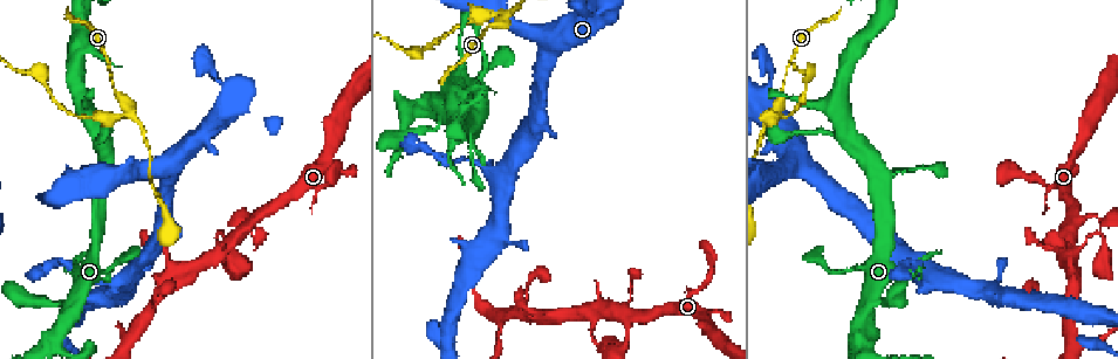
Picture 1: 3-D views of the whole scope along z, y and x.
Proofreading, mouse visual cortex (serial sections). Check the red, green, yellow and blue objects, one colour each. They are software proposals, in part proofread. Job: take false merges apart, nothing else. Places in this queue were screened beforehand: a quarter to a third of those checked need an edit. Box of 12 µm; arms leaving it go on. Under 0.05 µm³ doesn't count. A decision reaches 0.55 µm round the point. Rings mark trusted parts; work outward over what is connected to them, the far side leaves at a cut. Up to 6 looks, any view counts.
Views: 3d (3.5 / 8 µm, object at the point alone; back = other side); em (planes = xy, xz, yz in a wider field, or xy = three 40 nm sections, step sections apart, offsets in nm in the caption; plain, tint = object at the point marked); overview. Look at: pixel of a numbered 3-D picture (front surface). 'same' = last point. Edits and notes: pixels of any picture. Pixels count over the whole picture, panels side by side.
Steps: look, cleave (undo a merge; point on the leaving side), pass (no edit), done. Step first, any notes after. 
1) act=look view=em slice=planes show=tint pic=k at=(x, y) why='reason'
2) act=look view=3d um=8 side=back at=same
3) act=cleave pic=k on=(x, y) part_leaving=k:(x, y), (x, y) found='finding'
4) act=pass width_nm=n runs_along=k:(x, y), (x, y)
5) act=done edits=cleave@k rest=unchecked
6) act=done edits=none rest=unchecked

act=look view=3d um=3.5 pic=1 at=(506, 13) why='thick turns thin'

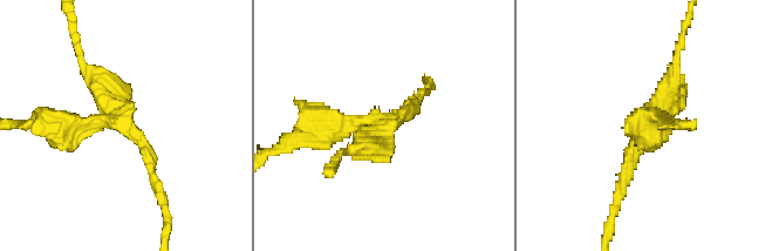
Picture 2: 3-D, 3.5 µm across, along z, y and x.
act=look view=em slice=planes show=tint pic=2 at=(380, 125) arms=3 arm_widths_nm=150,150,300 why='need the tissue'

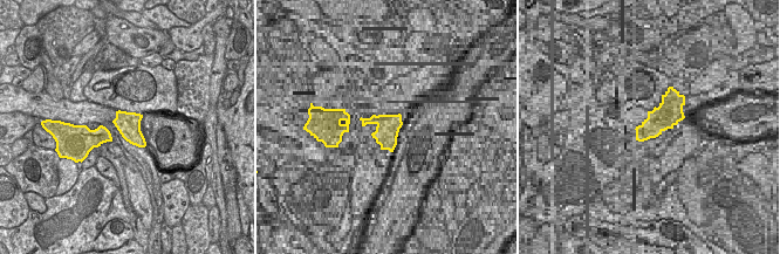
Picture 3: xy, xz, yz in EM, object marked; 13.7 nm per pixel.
act=look view=em slice=xy step=5 show=tint at=same

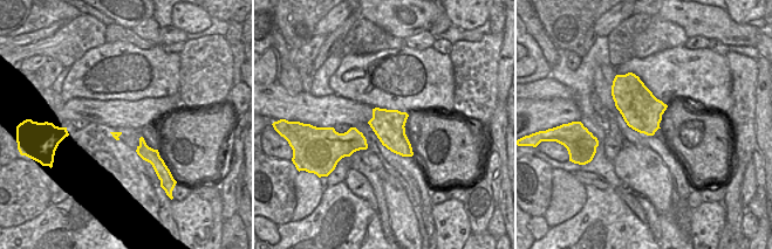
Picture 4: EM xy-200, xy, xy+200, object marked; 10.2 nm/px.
act=cleave pic=2 on=(325, 120) width_nm=320 part_leaving=2:(362, 120), (284, 147) found='two cells meet here'

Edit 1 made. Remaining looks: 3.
act=look view=3d um=3.5 pic=1 at=(97, 284) why='thick turns thin'

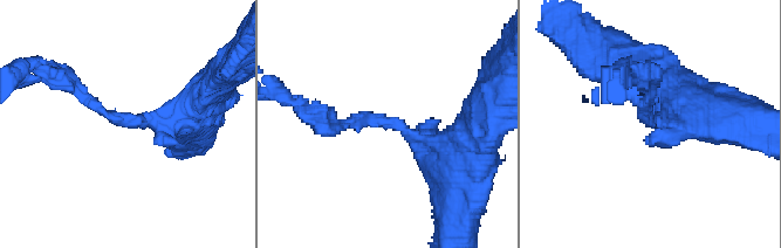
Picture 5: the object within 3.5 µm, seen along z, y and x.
act=look view=em slice=xy step=5 show=tint pic=5 at=(123, 120) arm_widths_nm=150,400 why='need the tissue'

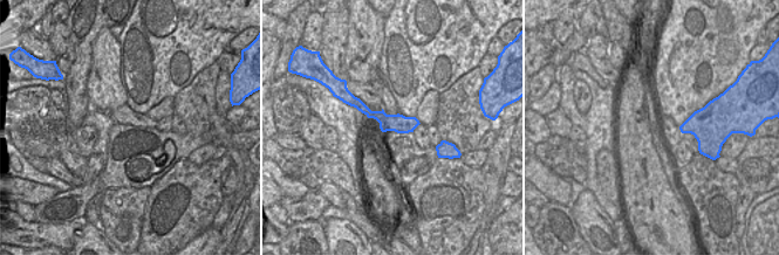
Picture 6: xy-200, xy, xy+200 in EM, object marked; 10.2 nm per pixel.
act=cleave pic=5 on=(84, 100) width_nm=190 part_leaving=5:(121, 119), (31, 66) found='a second cell is stuck on'

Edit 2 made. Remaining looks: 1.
act=done edits=cleave@2,cleave@5 rest=unchecked

